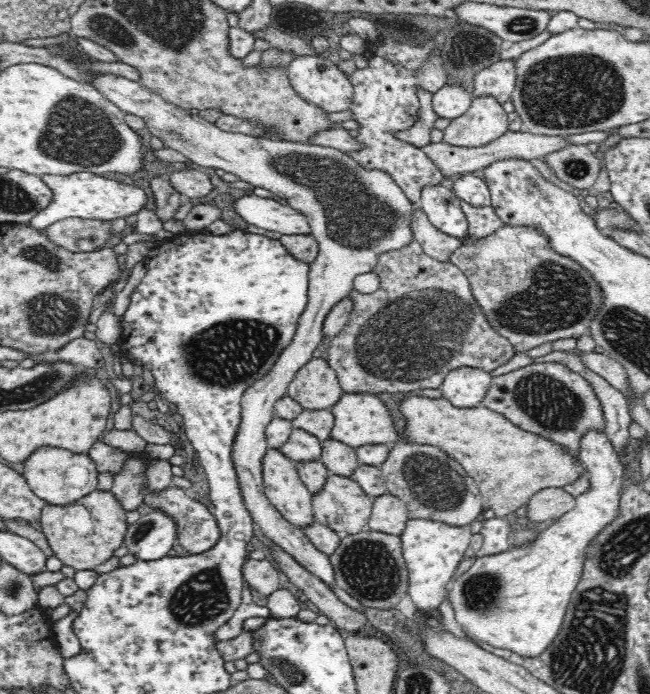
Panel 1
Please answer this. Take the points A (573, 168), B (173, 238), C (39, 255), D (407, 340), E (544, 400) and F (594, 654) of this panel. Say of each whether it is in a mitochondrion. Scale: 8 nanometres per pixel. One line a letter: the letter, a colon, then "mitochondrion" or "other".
A: mitochondrion
B: other
C: mitochondrion
D: mitochondrion
E: mitochondrion
F: mitochondrion

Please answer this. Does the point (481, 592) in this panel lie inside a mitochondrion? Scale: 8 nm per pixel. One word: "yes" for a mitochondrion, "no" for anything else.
yes

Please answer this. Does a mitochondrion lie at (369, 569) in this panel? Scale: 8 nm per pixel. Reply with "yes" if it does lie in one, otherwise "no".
yes

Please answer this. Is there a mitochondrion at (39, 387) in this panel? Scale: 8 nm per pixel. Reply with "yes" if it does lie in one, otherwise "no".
yes

